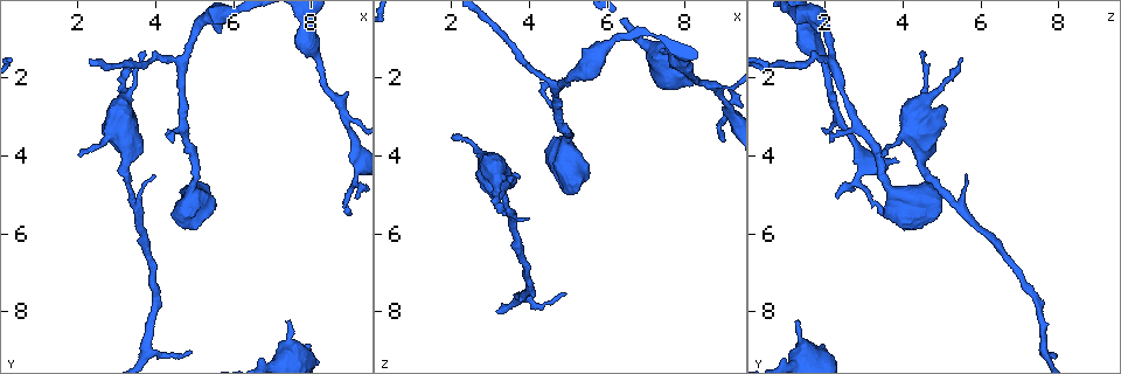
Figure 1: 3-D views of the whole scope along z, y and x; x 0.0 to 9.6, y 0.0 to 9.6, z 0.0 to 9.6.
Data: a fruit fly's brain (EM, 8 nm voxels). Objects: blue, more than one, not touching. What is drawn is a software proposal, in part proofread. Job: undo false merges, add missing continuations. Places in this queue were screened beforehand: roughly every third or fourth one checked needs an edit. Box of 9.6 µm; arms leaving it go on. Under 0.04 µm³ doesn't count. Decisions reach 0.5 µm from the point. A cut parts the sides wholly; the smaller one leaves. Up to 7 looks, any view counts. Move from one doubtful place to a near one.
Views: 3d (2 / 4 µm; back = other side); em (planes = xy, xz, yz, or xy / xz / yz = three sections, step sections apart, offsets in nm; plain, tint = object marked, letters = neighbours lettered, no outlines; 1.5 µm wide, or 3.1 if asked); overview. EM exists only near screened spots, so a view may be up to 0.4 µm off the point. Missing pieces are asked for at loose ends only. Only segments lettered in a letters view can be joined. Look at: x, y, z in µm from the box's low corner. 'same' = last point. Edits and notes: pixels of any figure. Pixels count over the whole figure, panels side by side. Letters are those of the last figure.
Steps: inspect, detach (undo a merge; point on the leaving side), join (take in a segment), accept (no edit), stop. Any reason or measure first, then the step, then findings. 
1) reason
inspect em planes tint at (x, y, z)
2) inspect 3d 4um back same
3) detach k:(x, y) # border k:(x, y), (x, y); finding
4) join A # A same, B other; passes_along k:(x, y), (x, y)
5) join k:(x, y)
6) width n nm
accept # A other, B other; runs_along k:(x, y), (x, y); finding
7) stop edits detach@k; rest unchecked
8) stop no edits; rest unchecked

an open end
inspect 3d 2um at (3.30, 1.50, 5.55)

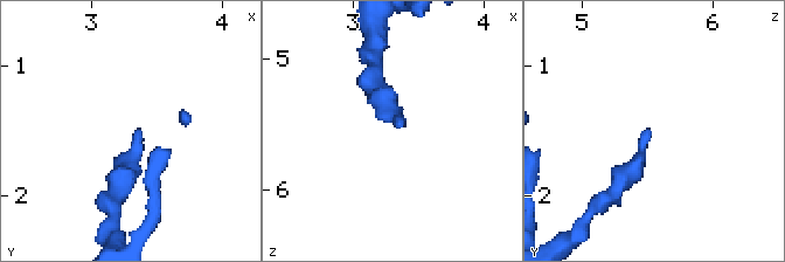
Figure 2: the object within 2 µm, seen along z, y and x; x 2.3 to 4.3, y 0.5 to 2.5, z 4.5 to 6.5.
need the tissue
inspect em xz step 8 tint at (3.36, 1.50, 5.54)

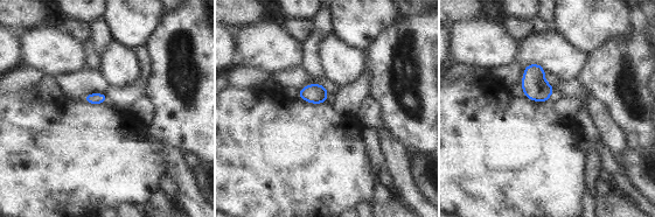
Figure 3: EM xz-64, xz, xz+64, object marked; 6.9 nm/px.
inspect em planes letters same

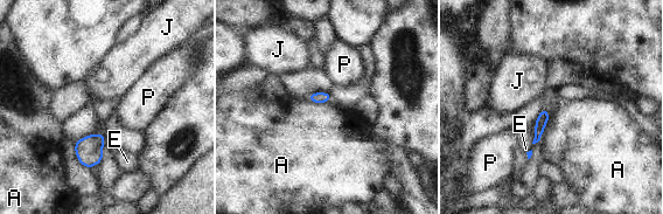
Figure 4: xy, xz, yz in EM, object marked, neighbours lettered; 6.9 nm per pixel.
longest_contact A 130 nm
accept # A other, E other, J other, P other; border 4:(309, 99), (313, 102), (327, 102); none of them fits

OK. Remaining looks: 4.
thin end
inspect 3d 2um back at (4.35, 3.65, 2.15)

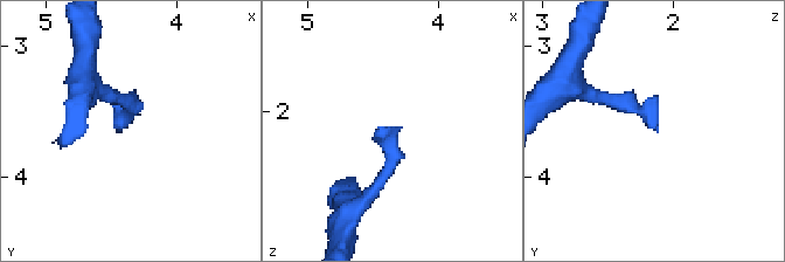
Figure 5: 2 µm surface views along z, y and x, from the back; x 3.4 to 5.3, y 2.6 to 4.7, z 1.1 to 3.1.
inspect em yz step 8 letters at (4.38, 3.62, 2.14)

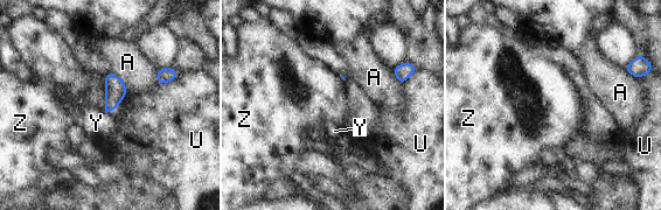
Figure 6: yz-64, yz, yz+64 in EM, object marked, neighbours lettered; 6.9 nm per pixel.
longest_contact A 180 nm
accept # A other, U other, Y other, Z other; border 6:(178, 76), (158, 84); no lettered segment goes on from it

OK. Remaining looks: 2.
stop no edits; rest unchecked

